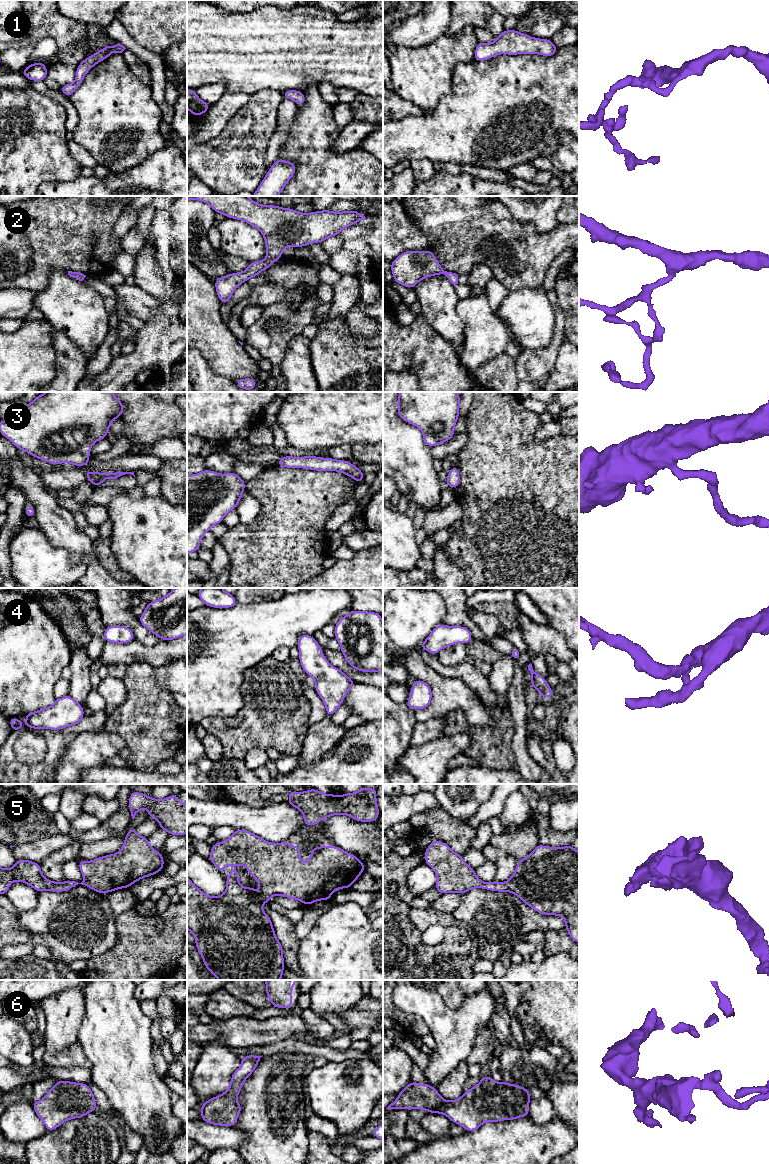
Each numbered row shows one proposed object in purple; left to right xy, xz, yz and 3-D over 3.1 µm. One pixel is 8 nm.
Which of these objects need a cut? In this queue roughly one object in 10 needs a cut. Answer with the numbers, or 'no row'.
no row

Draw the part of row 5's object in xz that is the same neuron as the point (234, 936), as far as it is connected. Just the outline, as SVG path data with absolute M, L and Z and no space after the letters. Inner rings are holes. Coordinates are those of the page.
M236 829L233 835L223 842L211 845L209 861L216 866L220 873L228 864L241 864L253 876L261 891L251 886L246 889L238 878L238 871L233 868L226 878L226 891L220 896L206 895L196 887L187 876L187 929L195 936L195 944L205 967L219 980L280 980L284 971L283 947L275 935L271 919L263 911L262 904L268 903L274 895L299 900L306 907L319 900L329 901L331 894L338 889L351 888L352 884L365 871L365 864L356 855L347 853L337 846L315 846L310 851L310 861L300 861L301 846L290 845L287 841L280 843L267 842L250 831Z

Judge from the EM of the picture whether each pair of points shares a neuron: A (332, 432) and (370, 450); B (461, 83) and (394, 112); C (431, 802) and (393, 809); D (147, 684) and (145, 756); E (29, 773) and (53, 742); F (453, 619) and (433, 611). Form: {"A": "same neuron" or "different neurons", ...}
{"A": "different neurons", "B": "different neurons", "C": "same neuron", "D": "same neuron", "E": "same neuron", "F": "different neurons"}

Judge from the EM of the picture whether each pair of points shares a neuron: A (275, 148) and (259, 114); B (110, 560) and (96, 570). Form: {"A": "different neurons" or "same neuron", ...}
{"A": "different neurons", "B": "different neurons"}

